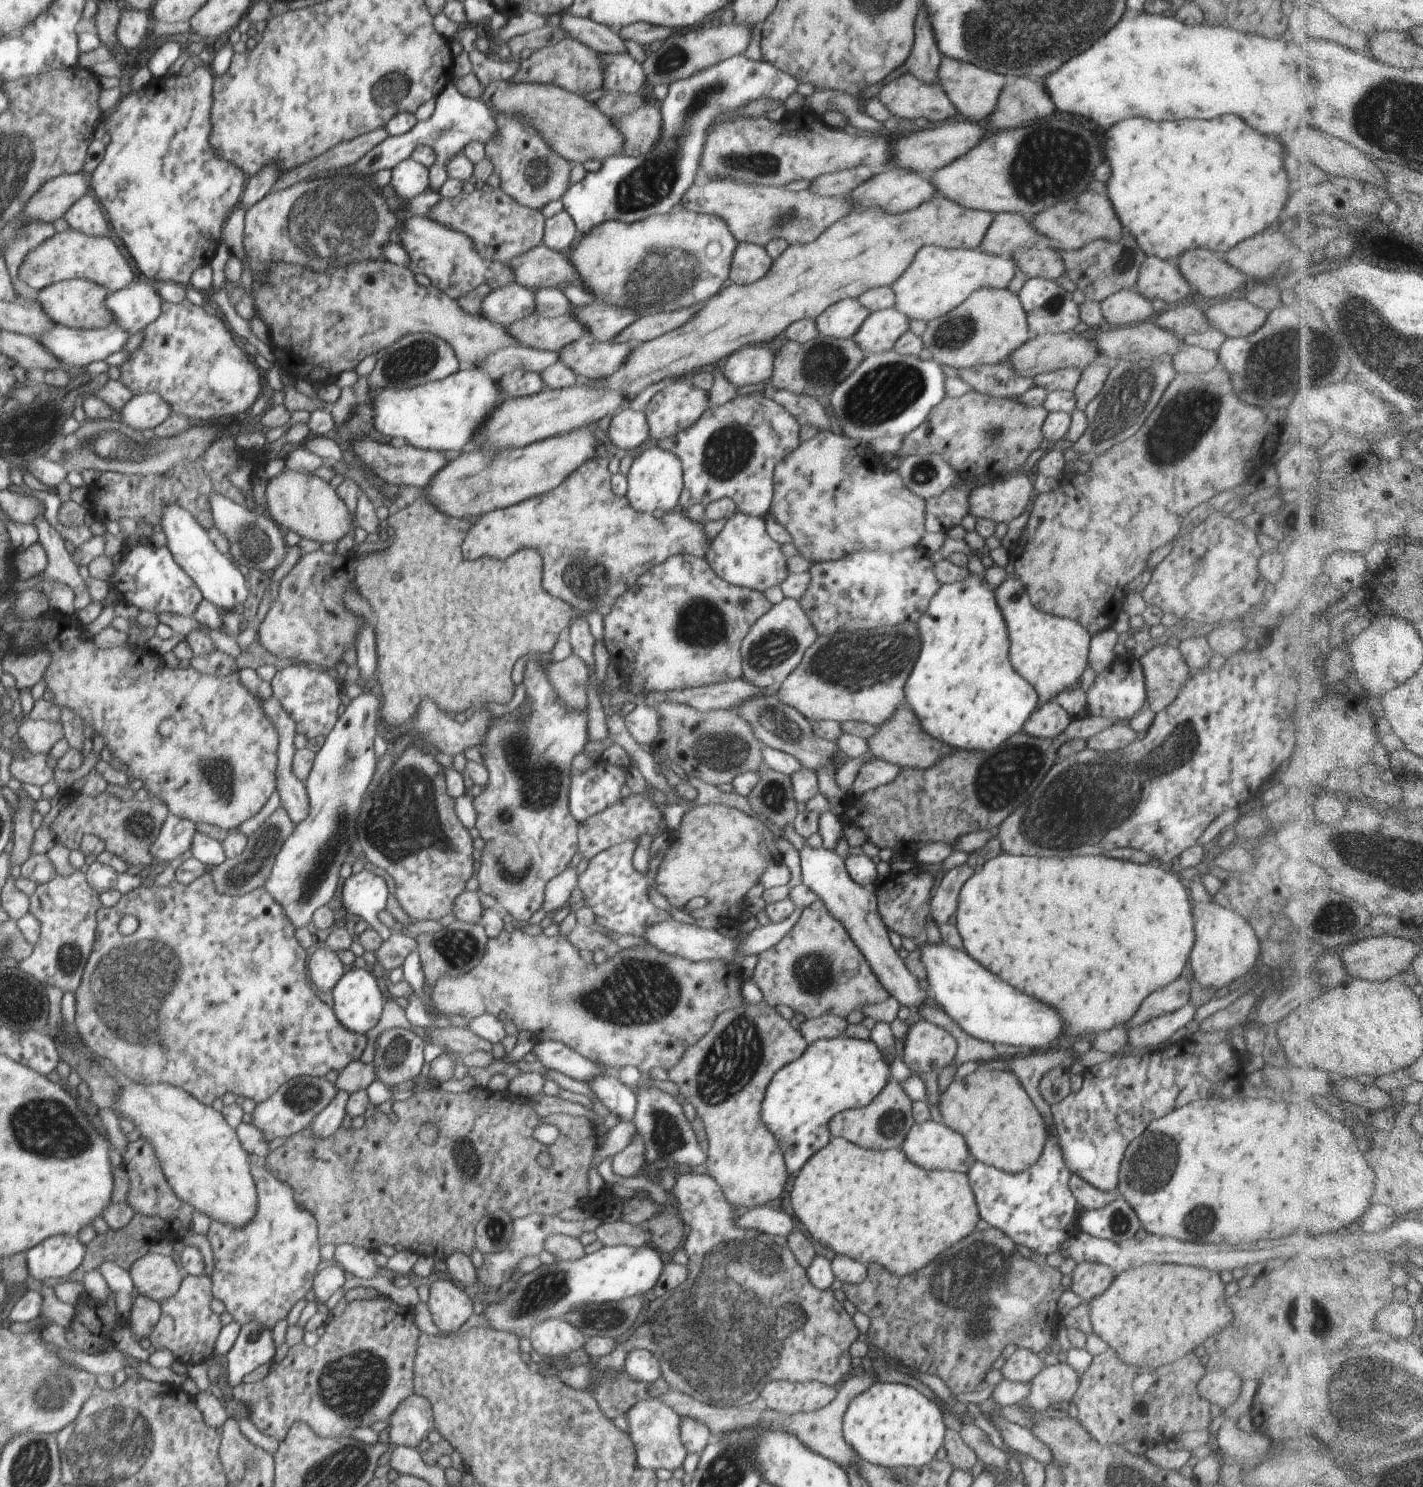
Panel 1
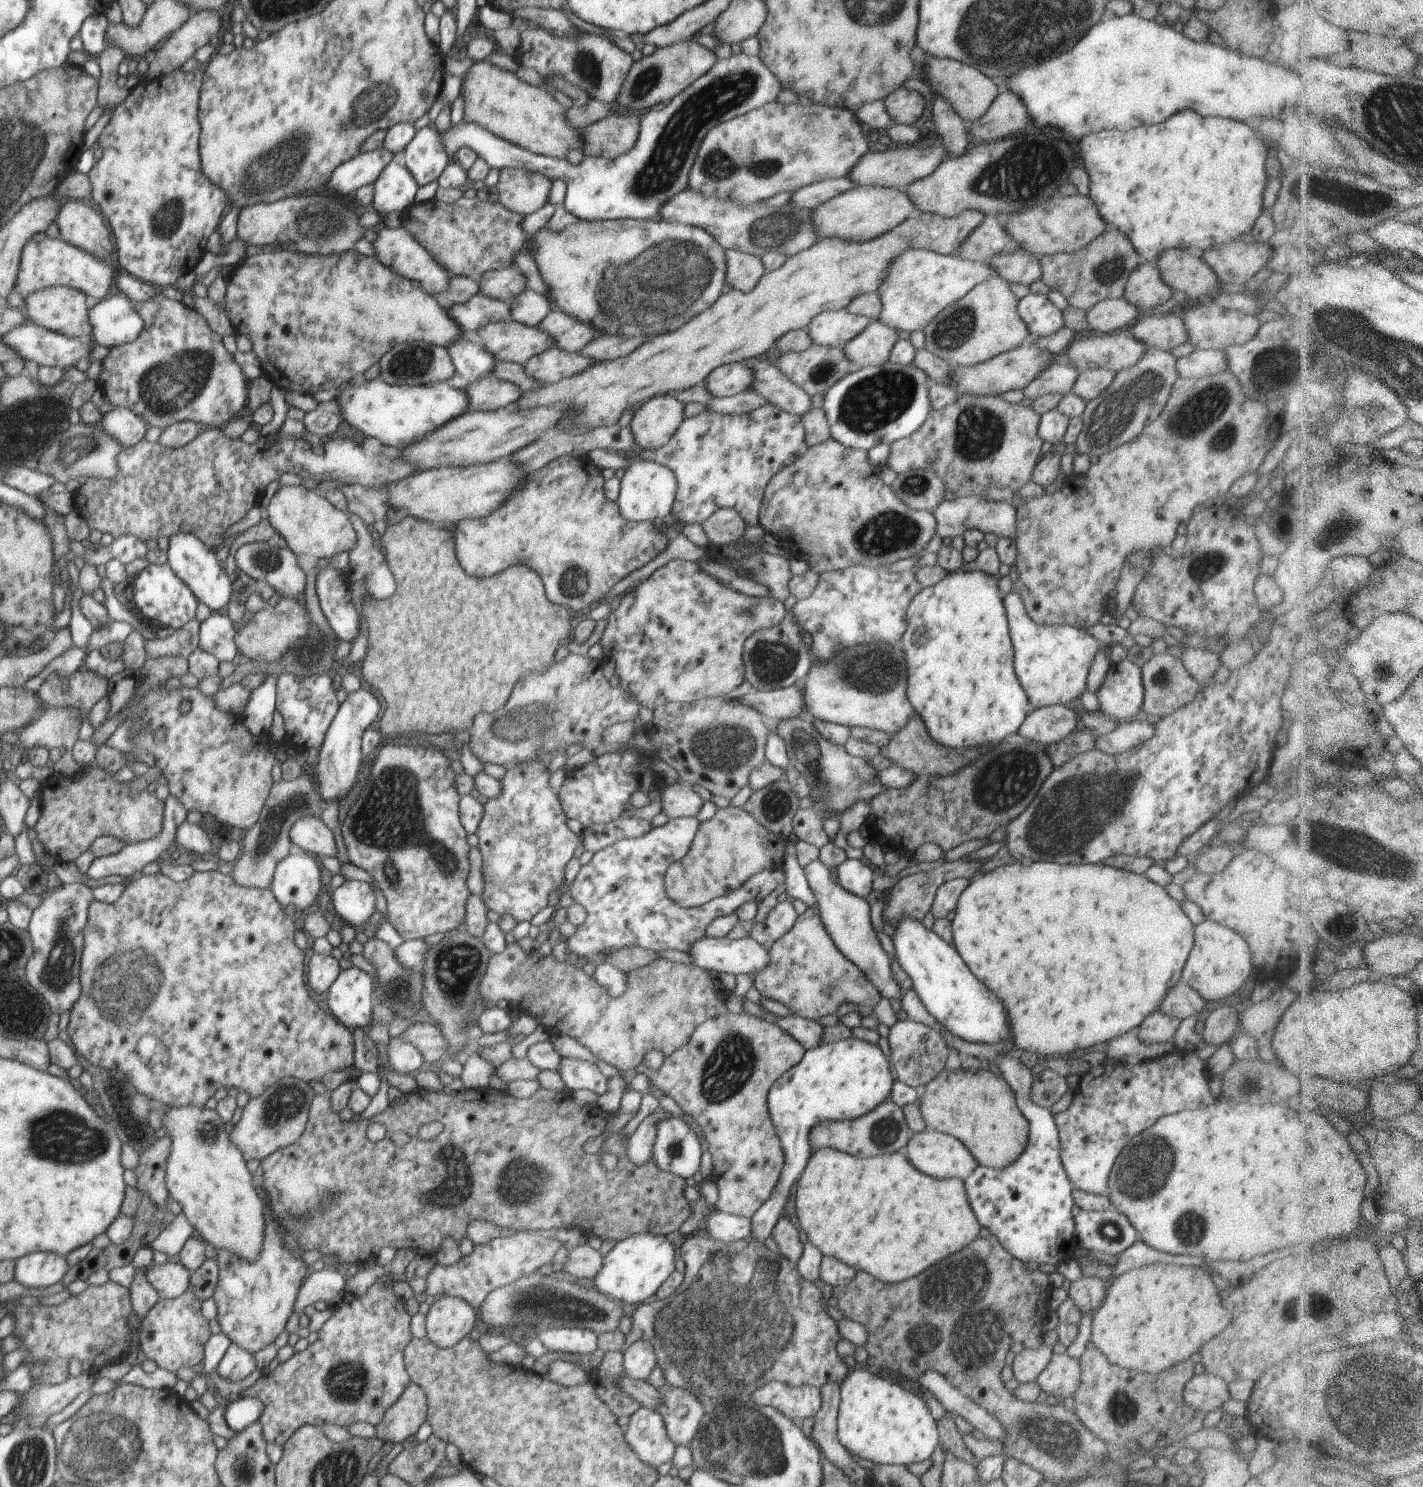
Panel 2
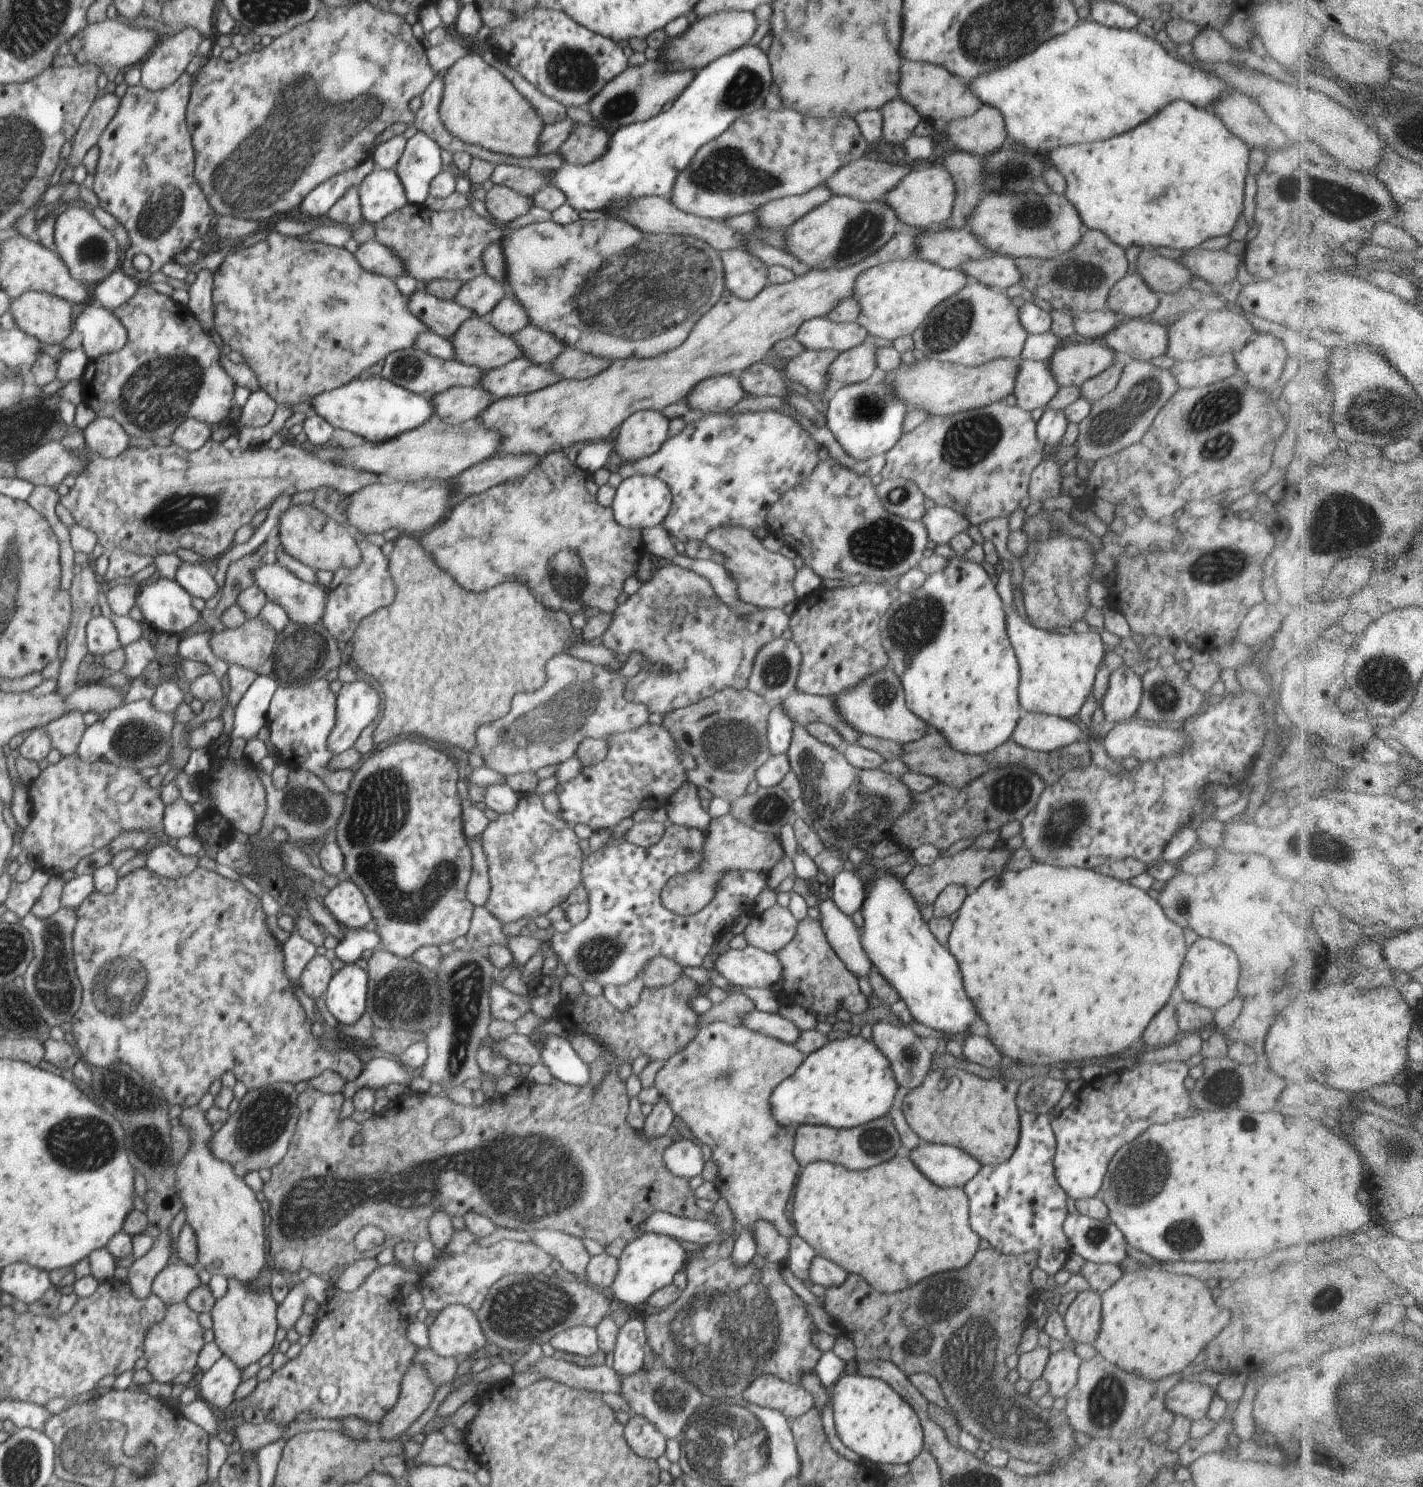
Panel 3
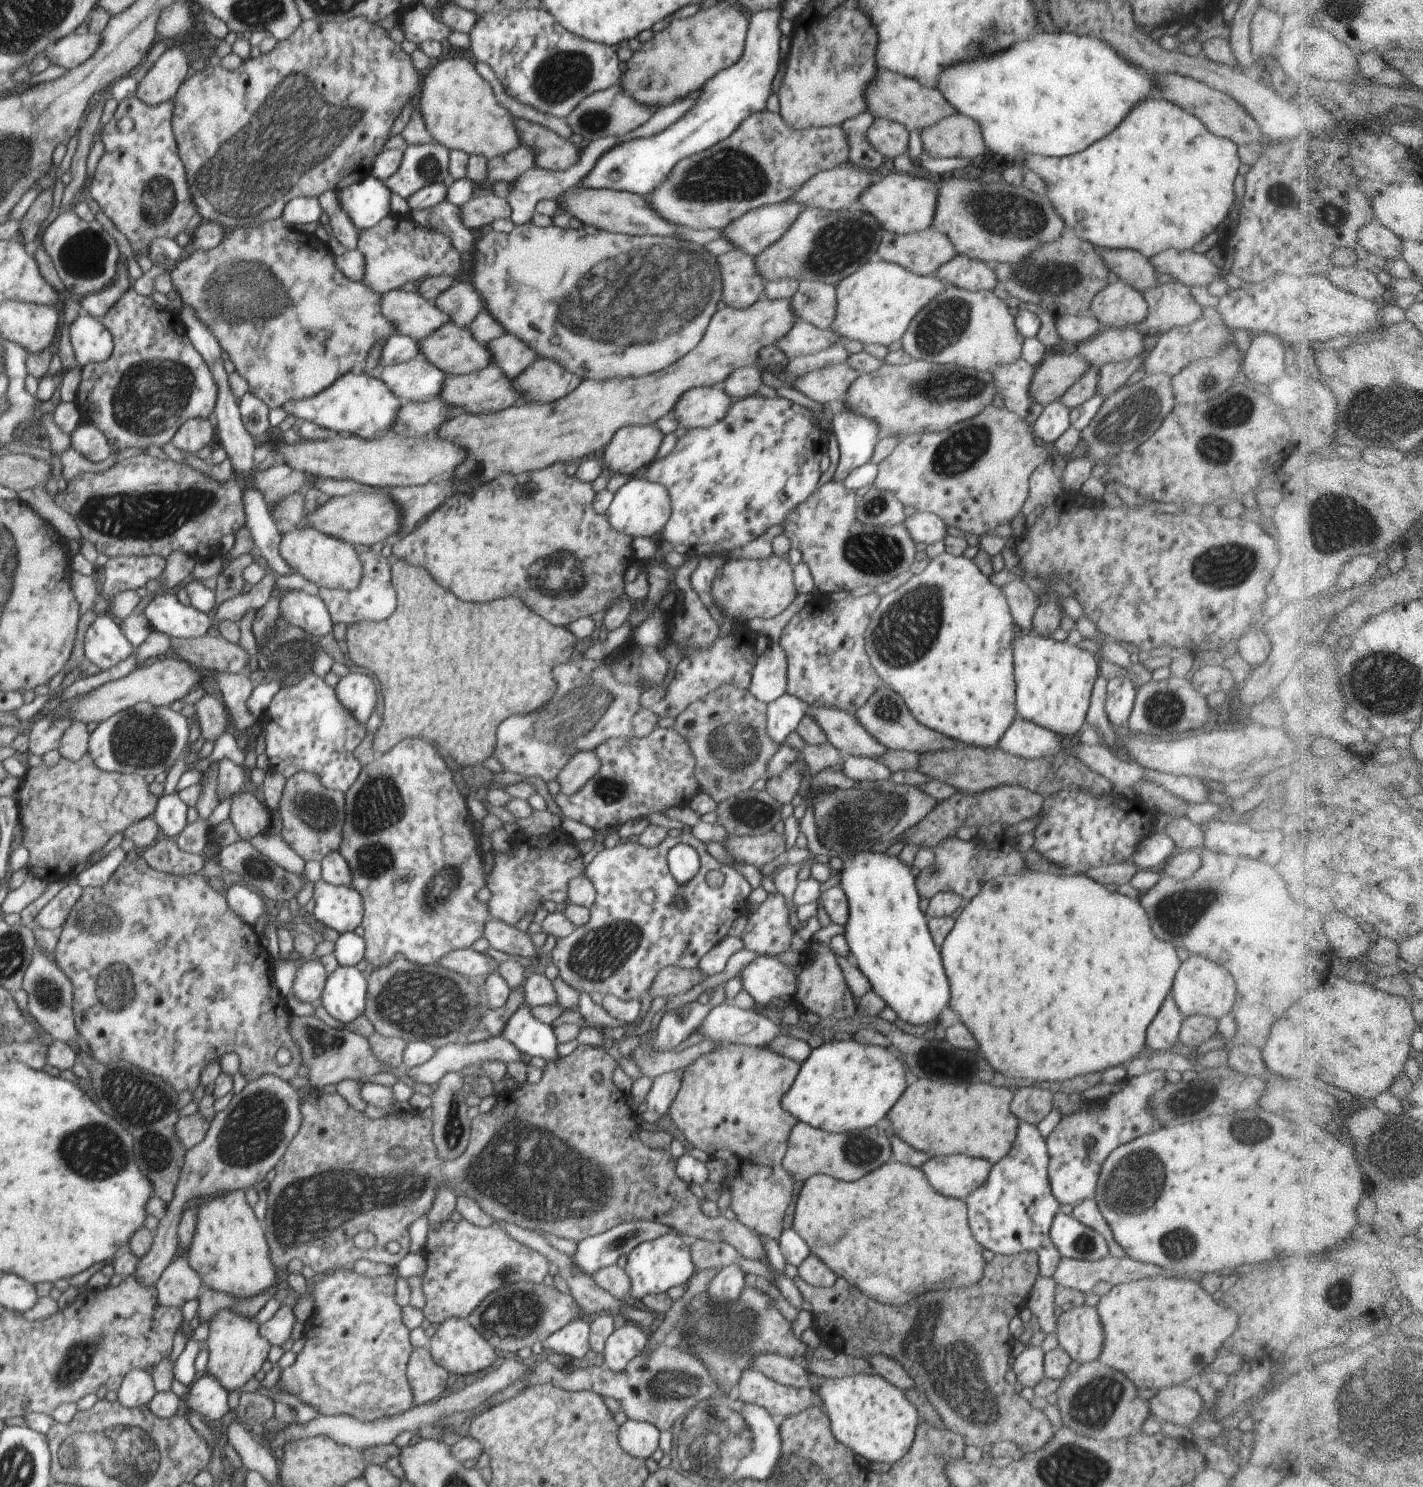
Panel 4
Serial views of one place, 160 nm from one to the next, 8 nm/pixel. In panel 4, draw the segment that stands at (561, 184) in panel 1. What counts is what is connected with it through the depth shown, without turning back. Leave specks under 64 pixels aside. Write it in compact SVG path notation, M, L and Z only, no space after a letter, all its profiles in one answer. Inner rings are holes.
M493 192L483 197L472 197L460 208L462 222L470 230L487 229L494 220L511 218L507 199L500 198Z

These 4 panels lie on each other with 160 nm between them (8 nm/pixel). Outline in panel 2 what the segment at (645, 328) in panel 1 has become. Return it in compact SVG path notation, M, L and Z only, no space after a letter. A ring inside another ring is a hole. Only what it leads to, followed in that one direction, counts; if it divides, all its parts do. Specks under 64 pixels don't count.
M604 334L594 338L584 350L580 350L580 354L592 358L594 363L603 363L606 360L616 360L616 358L627 356L646 340L642 336L626 338L622 334L614 334L613 336Z

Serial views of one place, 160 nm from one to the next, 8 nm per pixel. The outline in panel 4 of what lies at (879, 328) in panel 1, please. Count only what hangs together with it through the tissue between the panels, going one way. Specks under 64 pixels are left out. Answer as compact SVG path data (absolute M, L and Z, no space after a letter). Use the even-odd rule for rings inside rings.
M847 361L835 365L827 365L815 369L802 377L796 377L792 389L798 390L823 405L841 405L847 397L850 384L858 378L862 372L850 368Z

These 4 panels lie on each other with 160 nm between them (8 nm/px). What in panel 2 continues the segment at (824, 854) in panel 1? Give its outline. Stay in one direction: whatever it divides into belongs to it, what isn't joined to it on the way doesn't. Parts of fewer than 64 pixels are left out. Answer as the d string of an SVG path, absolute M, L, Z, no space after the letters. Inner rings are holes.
M819 859L810 862L805 867L805 876L817 901L816 906L820 912L820 919L838 950L846 956L850 962L854 962L864 975L874 984L881 997L901 999L905 994L900 990L898 982L892 976L892 962L888 954L883 950L877 934L872 927L871 908L866 898L860 898L852 892L847 892L840 886L837 879L831 876L830 868Z

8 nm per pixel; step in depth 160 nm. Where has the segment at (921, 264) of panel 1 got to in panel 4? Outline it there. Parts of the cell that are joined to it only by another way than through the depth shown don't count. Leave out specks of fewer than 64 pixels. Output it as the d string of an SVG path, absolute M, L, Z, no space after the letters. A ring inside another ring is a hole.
M871 261L836 285L836 316L829 330L863 344L889 347L904 337L914 316L946 290L938 276L918 276L892 262Z

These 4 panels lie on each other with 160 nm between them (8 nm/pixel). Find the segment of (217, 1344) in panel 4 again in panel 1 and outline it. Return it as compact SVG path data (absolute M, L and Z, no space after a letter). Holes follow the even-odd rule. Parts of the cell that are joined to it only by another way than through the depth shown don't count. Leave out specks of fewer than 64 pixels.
M264 1165L252 1166L250 1171L257 1188L257 1211L253 1219L241 1229L214 1221L207 1234L215 1260L211 1274L212 1294L214 1299L224 1303L225 1311L241 1328L248 1323L258 1323L266 1329L273 1329L286 1319L294 1304L310 1292L318 1274L321 1246L318 1244L315 1216L296 1204L291 1187L278 1181Z

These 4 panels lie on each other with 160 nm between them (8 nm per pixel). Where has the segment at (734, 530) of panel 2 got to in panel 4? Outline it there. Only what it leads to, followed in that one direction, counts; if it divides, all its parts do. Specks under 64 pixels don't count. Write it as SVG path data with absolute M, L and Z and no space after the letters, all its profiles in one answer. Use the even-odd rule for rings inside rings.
M738 554L725 555L727 560L722 574L716 576L710 590L713 605L718 606L713 612L724 612L733 619L742 618L742 622L749 622L754 617L770 619L786 610L798 595L789 561L775 555L760 559L746 559Z

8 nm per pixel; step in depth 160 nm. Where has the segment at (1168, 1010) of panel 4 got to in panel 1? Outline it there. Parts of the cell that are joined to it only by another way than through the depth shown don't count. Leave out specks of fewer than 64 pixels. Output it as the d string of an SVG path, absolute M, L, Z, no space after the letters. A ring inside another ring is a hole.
M1188 1003L1176 1012L1128 1029L1129 1044L1140 1048L1149 1047L1154 1051L1158 1044L1167 1042L1174 1032L1186 1027L1193 1020L1195 1011L1192 1004Z

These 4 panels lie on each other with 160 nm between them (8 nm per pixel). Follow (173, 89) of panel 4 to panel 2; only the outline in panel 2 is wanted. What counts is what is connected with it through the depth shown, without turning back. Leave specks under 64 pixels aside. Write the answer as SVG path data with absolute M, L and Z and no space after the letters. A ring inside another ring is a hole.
M200 10L156 49L154 60L148 64L146 79L171 74L181 69L199 48L209 44L221 26L221 10Z

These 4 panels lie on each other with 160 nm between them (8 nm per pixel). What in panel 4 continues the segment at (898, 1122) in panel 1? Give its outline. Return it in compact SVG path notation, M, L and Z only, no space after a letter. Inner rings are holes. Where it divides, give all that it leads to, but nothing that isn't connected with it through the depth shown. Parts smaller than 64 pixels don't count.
M799 1122L792 1128L788 1138L788 1150L782 1166L790 1172L793 1179L805 1182L814 1174L826 1174L838 1180L858 1180L864 1174L880 1168L892 1159L892 1146L888 1134L880 1127L871 1127L853 1132L830 1133ZM870 1168L870 1170L866 1170Z

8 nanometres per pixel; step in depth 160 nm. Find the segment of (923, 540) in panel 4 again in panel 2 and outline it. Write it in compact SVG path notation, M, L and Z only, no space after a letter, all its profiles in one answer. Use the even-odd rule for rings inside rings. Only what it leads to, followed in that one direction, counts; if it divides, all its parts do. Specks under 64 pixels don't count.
M977 495L957 496L954 500L943 500L934 510L933 516L937 523L935 534L941 539L954 539L971 529L980 530L984 534L995 534L999 539L1016 538L1017 509L1006 500L996 502L996 500L984 500L982 496Z

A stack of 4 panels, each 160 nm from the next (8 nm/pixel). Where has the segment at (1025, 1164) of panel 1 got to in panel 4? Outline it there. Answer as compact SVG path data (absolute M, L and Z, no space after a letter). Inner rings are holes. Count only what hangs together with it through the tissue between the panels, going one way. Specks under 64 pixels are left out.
M918 1078L906 1088L887 1116L892 1122L892 1132L914 1150L932 1157L956 1152L994 1164L1012 1149L1021 1122L1011 1110L1014 1093L1010 1088L992 1088L990 1084L956 1086Z

